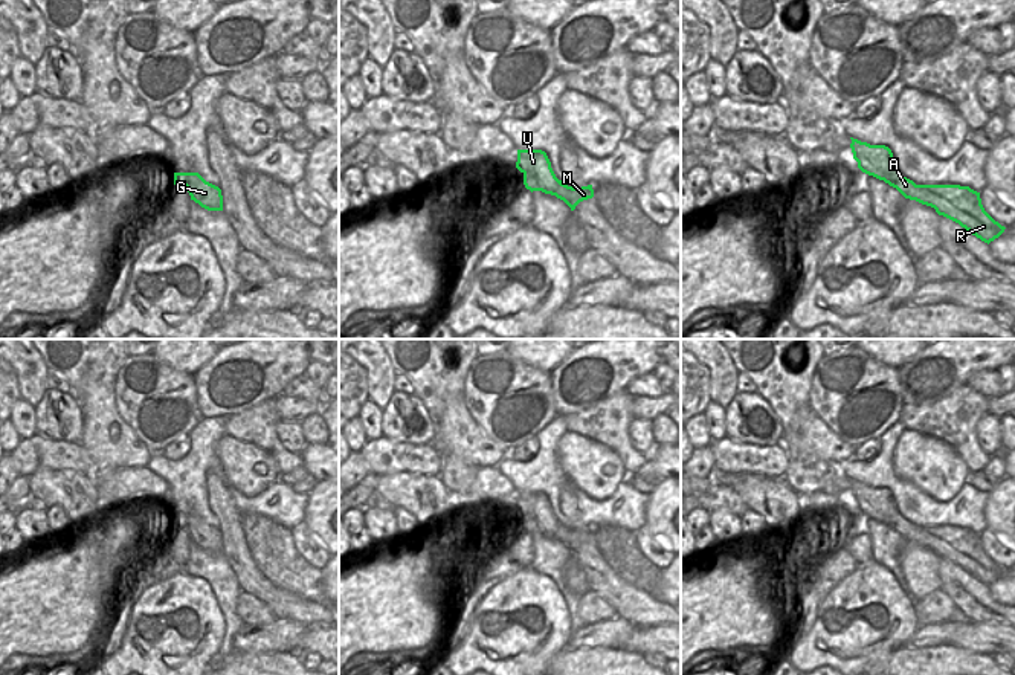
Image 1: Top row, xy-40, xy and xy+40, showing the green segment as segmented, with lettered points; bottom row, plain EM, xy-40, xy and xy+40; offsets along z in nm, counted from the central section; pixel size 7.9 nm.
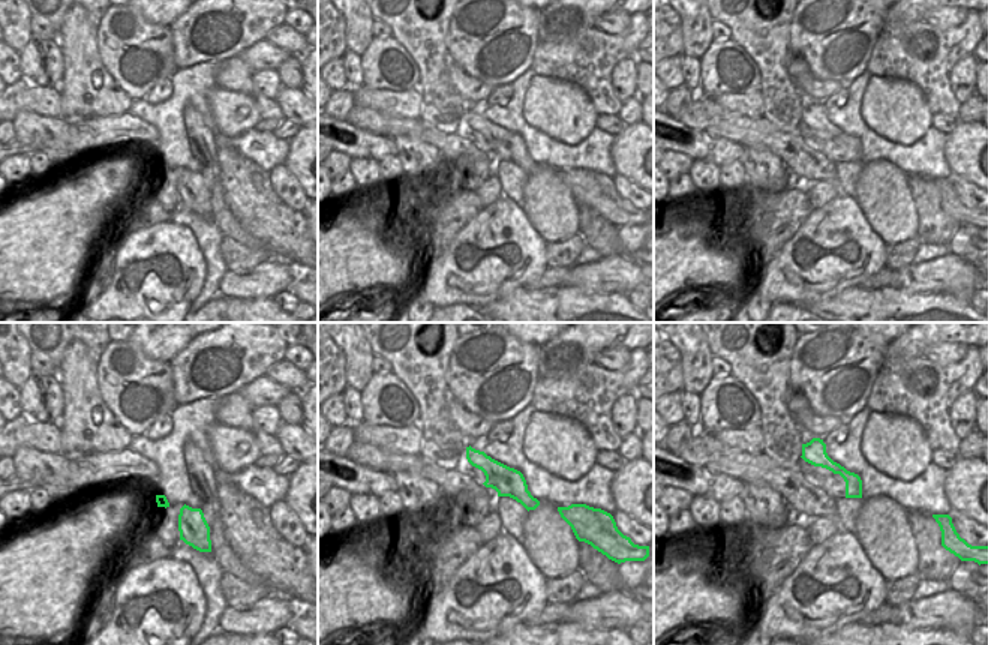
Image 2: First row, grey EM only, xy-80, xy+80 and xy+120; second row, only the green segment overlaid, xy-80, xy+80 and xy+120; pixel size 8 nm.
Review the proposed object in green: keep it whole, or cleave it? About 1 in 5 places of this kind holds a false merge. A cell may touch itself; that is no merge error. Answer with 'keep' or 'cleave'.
cleave

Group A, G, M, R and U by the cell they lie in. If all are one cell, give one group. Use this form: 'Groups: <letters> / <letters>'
Groups: A M R / G U.

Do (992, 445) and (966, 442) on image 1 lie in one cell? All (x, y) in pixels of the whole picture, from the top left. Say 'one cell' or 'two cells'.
two cells

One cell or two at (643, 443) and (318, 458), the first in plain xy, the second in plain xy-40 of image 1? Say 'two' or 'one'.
two

